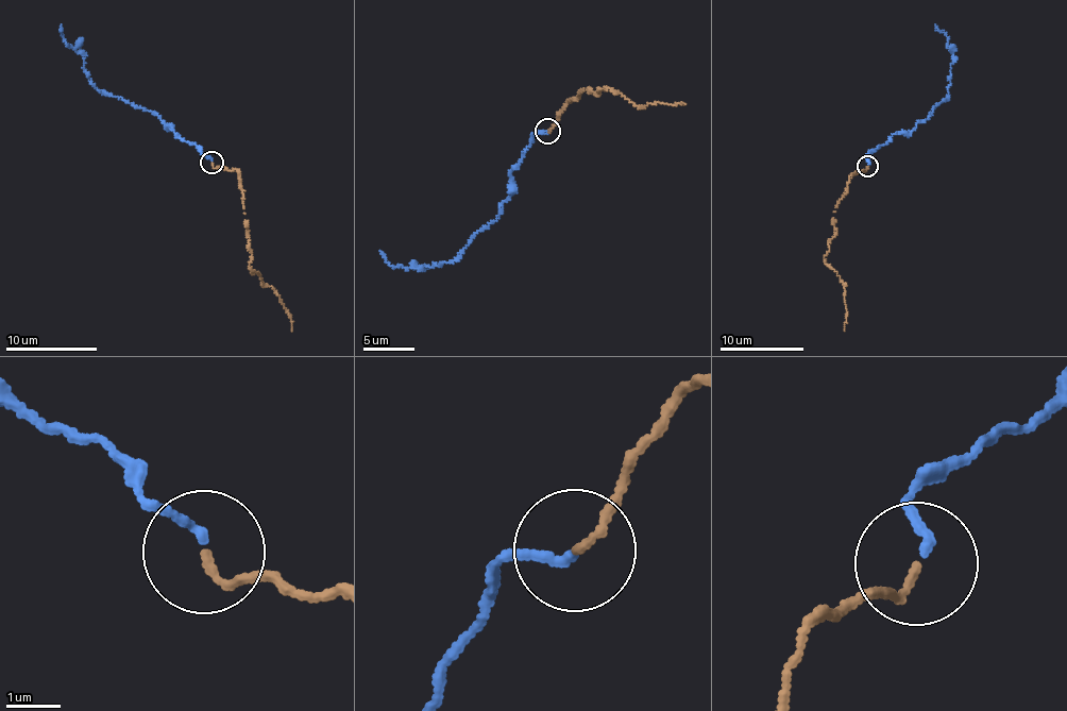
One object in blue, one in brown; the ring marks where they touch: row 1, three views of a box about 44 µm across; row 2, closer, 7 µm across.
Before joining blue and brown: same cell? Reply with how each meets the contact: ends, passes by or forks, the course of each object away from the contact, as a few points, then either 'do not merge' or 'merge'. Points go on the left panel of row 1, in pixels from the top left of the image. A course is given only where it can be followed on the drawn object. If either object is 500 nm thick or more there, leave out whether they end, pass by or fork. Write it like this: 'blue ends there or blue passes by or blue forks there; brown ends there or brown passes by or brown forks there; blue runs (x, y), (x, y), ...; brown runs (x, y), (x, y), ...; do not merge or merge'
blue ends there; brown ends there; blue runs (212, 161), (157, 115), (134, 107), (121, 97), (105, 96), (88, 79), (80, 53), (65, 44), (61, 24); brown runs (212, 163), (216, 168), (227, 168), (240, 176), (252, 256), (249, 265), (269, 286), (290, 319), (291, 331); merge

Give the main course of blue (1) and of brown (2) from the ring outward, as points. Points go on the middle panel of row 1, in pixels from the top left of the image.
1: (547, 132), (531, 137), (512, 171), (503, 214), (459, 256), (438, 266), (399, 268), (379, 251)
2: (548, 132), (583, 88), (596, 94), (605, 87), (645, 105), (686, 104)

